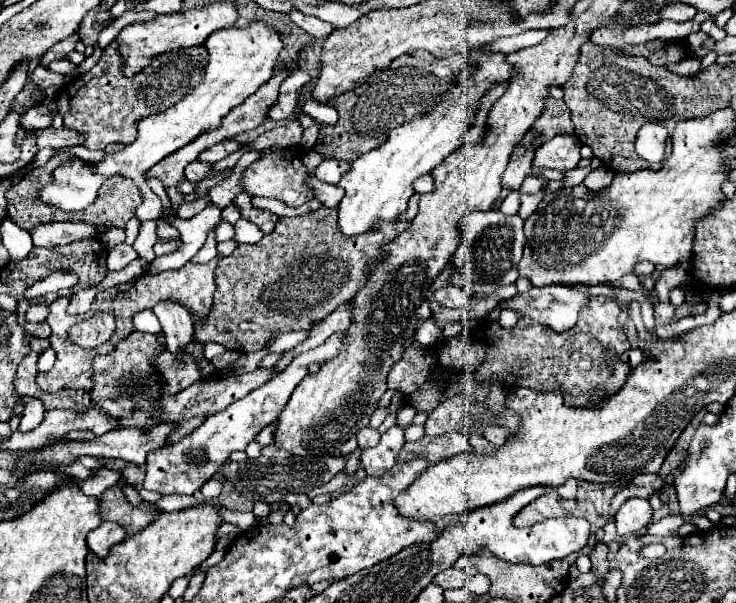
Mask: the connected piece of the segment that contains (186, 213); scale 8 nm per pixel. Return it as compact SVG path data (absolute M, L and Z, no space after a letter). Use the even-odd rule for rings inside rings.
M204 197L204 203L186 203L186 201L184 201L184 203L180 205L180 209L178 209L178 217L180 217L180 219L192 219L192 217L194 217L196 213L200 213L206 205L208 205L208 199L206 199L206 197Z

